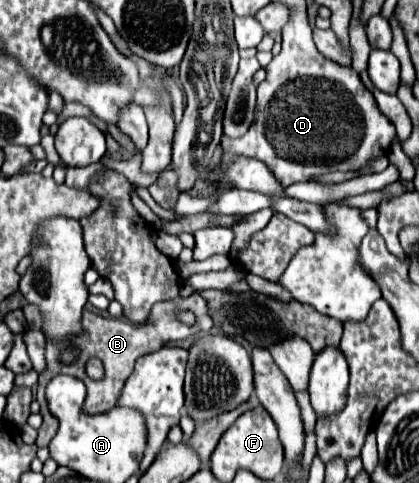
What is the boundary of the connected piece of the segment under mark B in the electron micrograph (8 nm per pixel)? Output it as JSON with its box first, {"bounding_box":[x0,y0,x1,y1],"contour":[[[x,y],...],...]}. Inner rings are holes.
{"bounding_box":[40,294,212,414],"contour":[[[192,294],[190,298],[176,298],[176,300],[168,300],[168,302],[160,302],[156,306],[152,306],[152,318],[148,318],[144,324],[134,326],[132,322],[124,322],[124,320],[116,320],[116,318],[104,318],[100,314],[92,314],[92,312],[84,312],[82,316],[82,334],[72,338],[80,348],[82,354],[78,356],[78,362],[72,366],[62,366],[58,362],[58,352],[56,350],[56,340],[46,336],[46,370],[40,374],[40,378],[52,378],[54,374],[72,374],[78,380],[82,380],[86,384],[86,400],[84,400],[84,412],[86,414],[100,414],[100,412],[108,412],[118,396],[120,396],[120,388],[124,386],[124,380],[128,380],[128,376],[134,370],[134,364],[140,356],[146,356],[150,352],[160,350],[162,346],[166,346],[168,342],[176,342],[176,340],[184,340],[188,336],[194,336],[196,332],[210,332],[212,330],[212,318],[208,314],[208,304],[200,294]],[[182,310],[190,310],[194,312],[194,326],[188,326],[184,322],[178,320],[178,314]],[[88,358],[98,358],[104,364],[104,378],[102,380],[92,380],[86,376],[86,362]]]}

